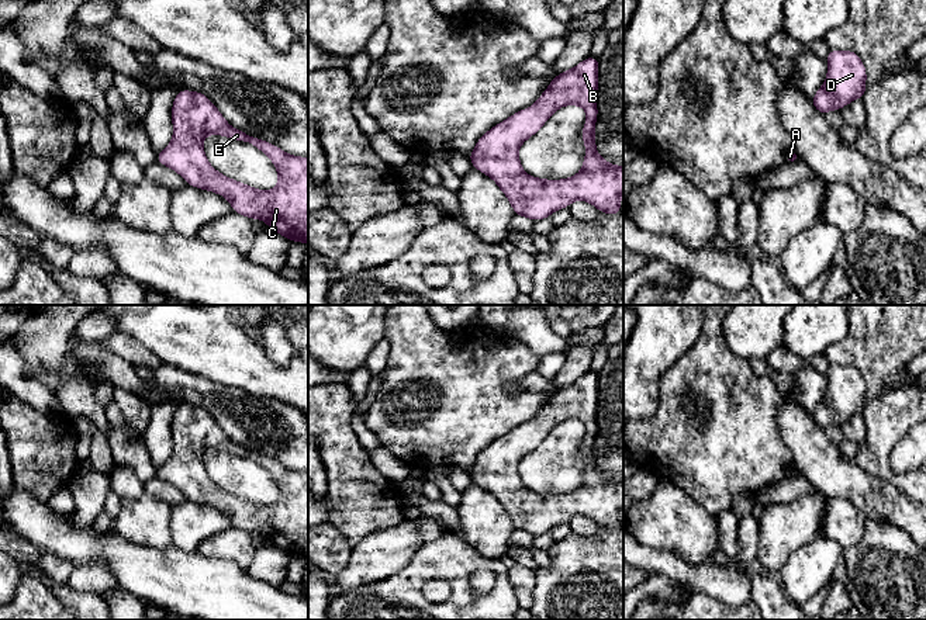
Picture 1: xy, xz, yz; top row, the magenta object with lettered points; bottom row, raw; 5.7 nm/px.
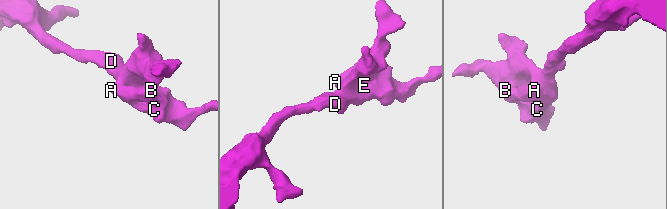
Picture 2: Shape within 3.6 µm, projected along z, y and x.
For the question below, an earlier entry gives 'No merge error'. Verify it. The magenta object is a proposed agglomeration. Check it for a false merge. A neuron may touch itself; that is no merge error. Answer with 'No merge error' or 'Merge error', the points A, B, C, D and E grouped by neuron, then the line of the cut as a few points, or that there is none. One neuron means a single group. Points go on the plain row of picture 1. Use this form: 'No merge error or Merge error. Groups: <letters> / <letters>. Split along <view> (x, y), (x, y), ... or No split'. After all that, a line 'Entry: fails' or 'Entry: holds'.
No merge error. Groups: A B C D E. No split
Entry: holds

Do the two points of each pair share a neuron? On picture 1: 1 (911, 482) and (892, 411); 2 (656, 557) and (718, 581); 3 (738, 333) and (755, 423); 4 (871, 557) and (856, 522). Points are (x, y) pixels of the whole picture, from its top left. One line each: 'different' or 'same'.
1: same
2: same
3: different
4: different

